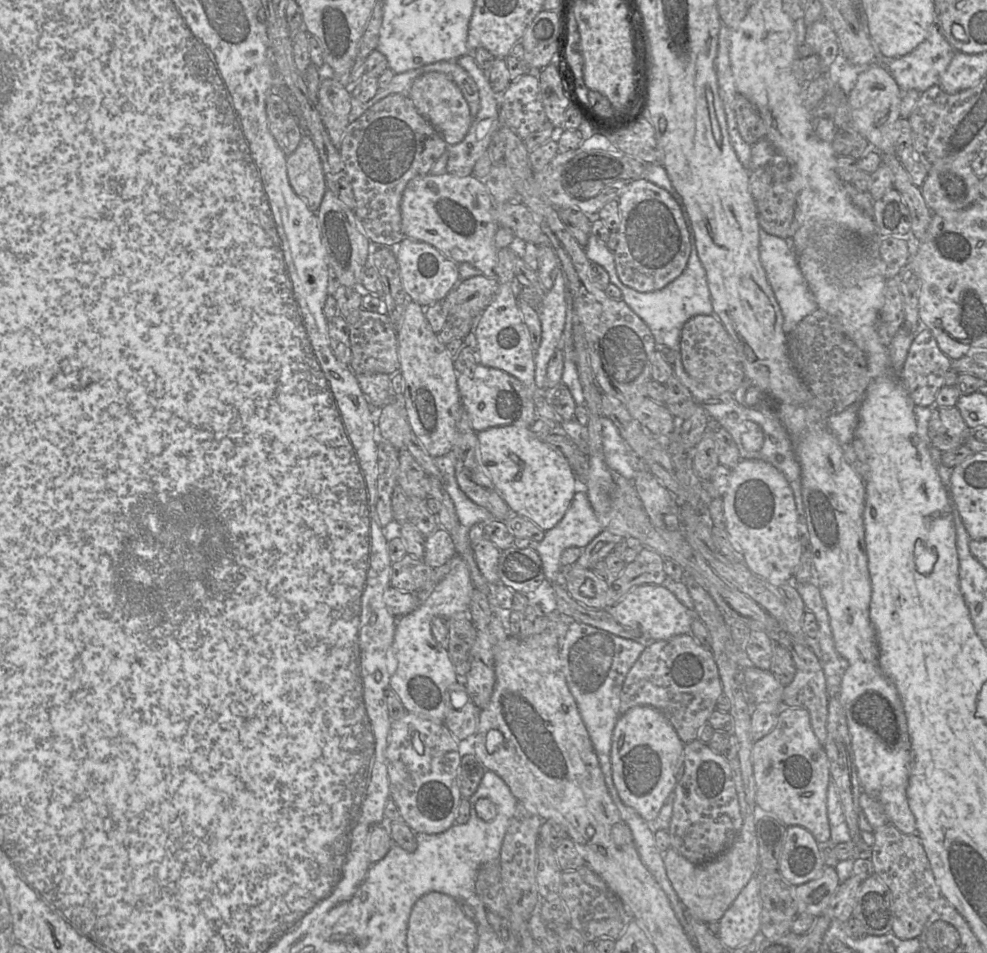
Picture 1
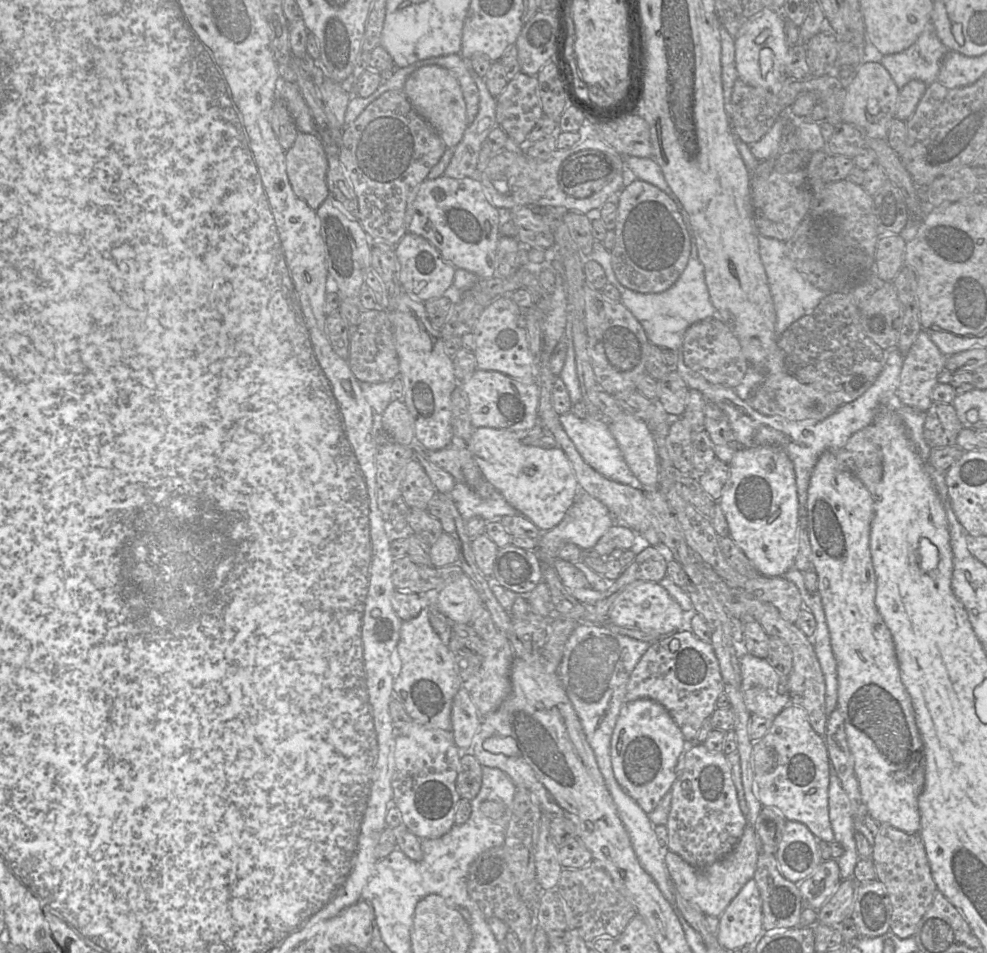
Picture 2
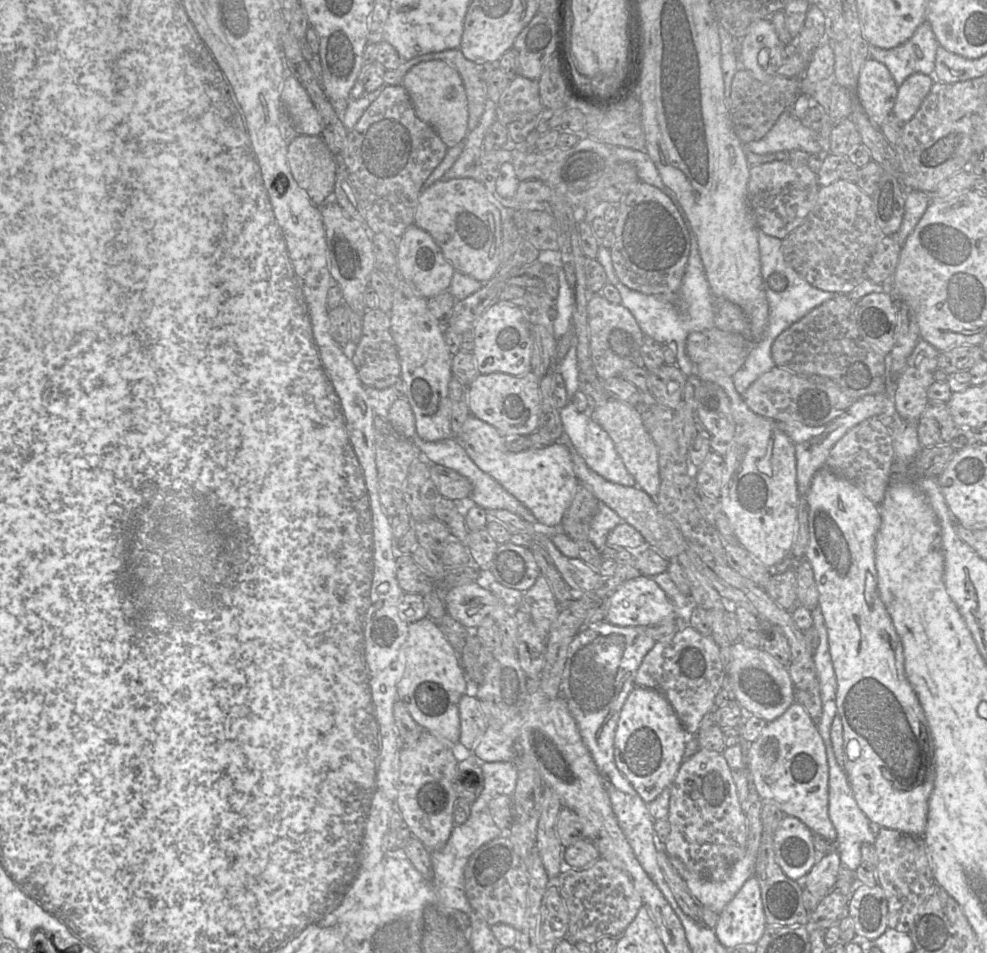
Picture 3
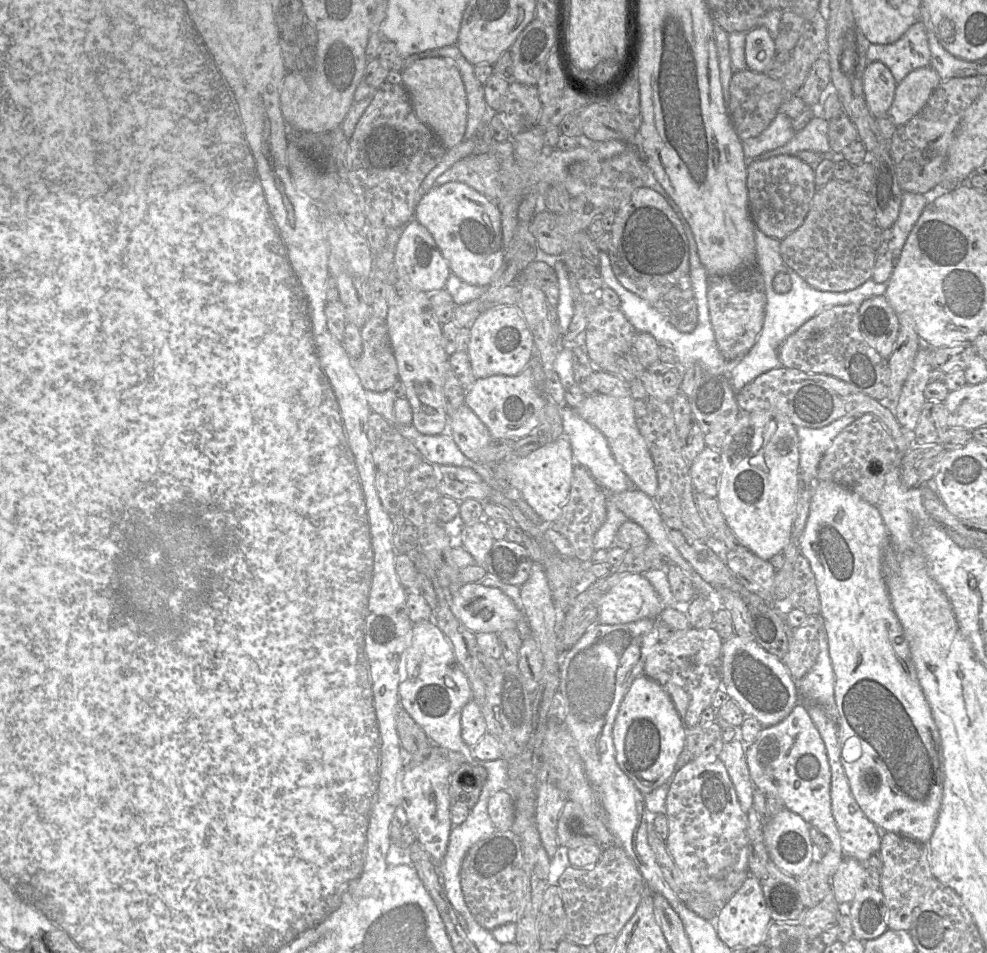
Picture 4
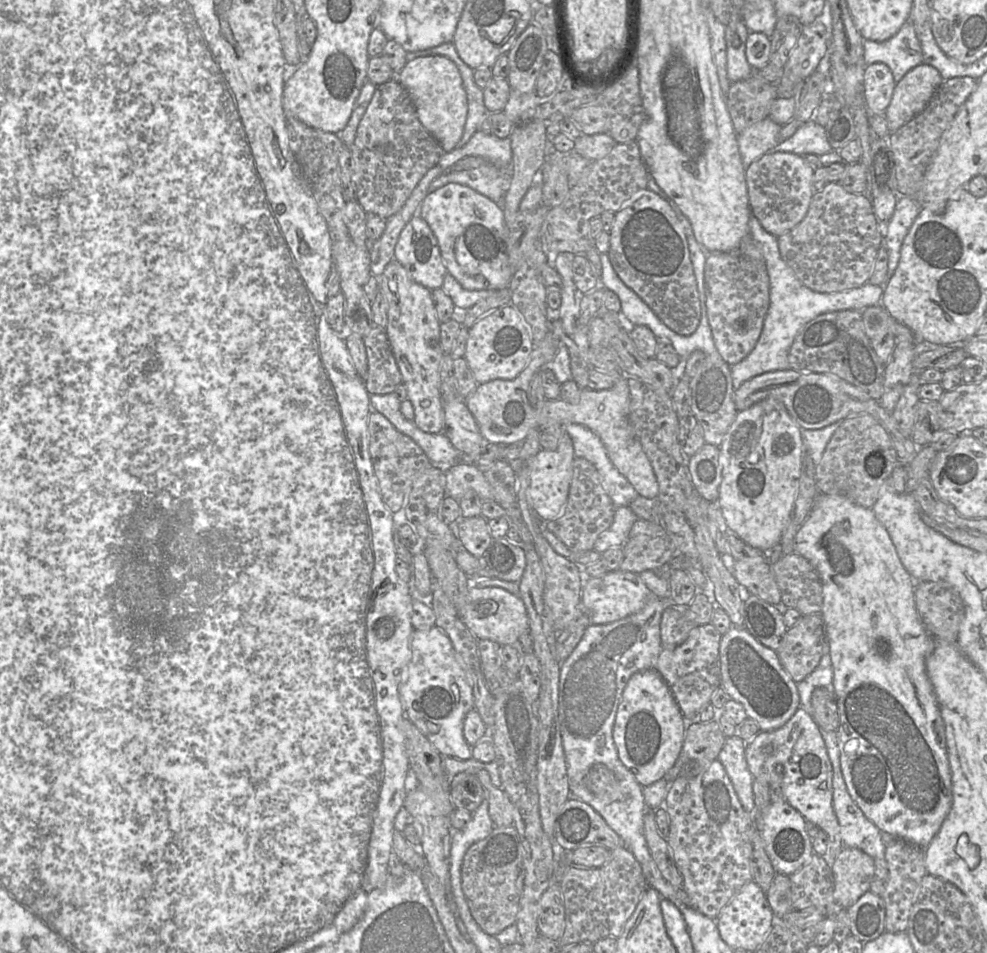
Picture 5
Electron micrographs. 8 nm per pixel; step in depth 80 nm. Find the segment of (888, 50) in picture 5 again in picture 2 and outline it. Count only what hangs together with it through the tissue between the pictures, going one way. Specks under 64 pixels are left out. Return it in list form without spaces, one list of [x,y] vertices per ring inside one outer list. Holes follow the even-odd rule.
[[[930,21],[913,45],[902,52],[883,55],[881,64],[899,89],[914,79],[921,80],[928,86],[937,81],[947,51],[951,50],[940,41],[936,28]]]

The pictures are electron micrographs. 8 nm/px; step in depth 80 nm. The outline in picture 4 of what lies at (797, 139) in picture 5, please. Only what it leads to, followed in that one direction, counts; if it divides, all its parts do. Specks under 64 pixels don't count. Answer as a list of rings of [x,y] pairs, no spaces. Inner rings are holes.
[[[814,116],[802,130],[784,146],[760,155],[757,159],[764,160],[779,155],[795,155],[801,151],[813,151],[817,154],[830,152],[828,139],[828,121],[821,116]]]

